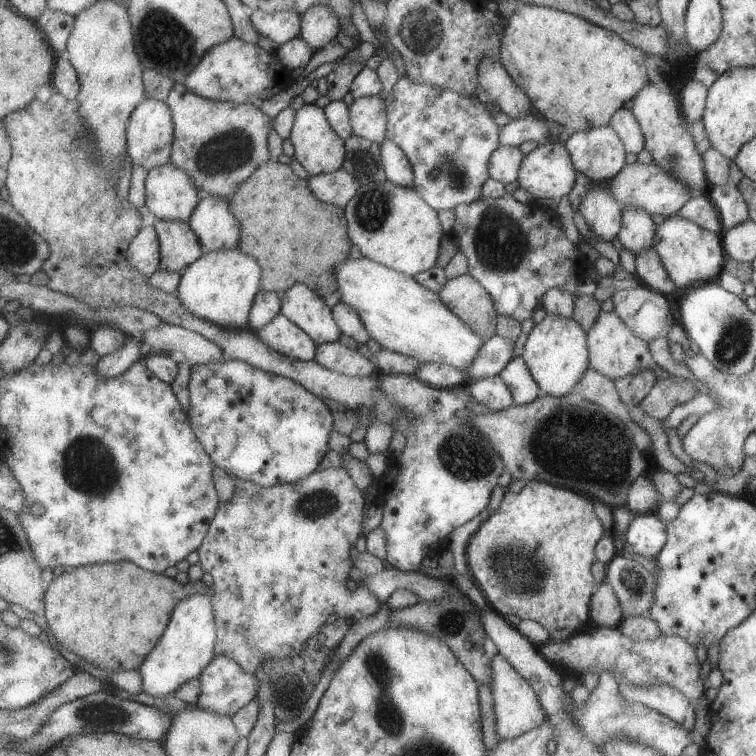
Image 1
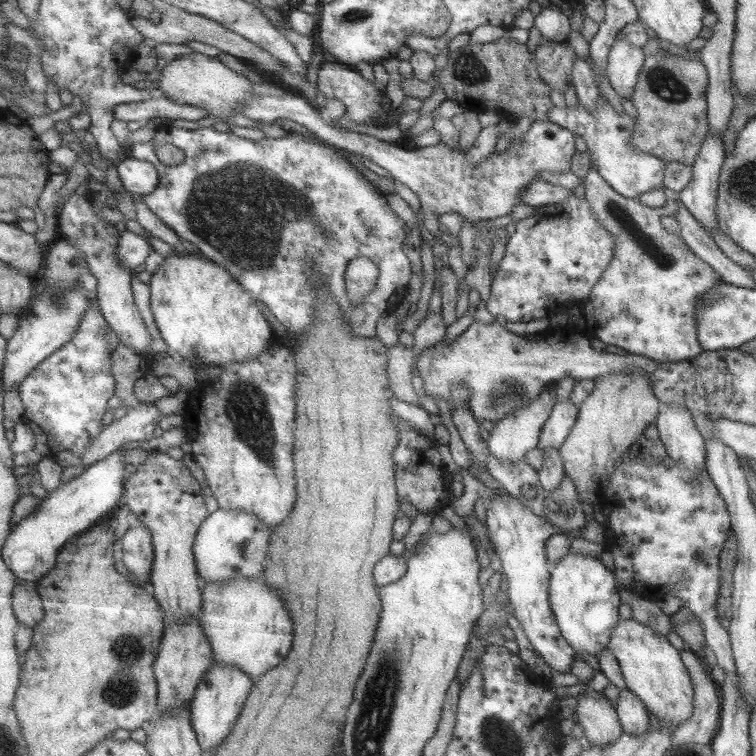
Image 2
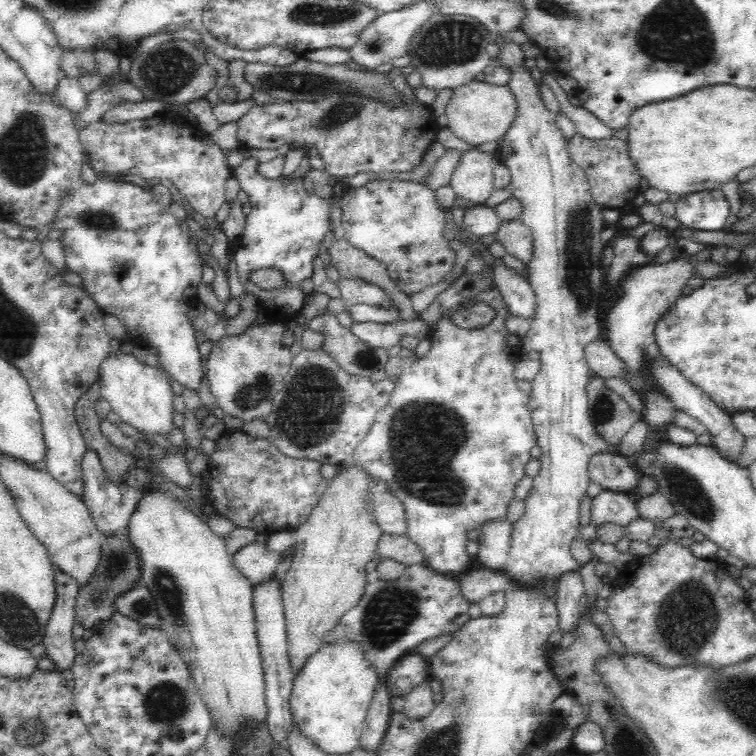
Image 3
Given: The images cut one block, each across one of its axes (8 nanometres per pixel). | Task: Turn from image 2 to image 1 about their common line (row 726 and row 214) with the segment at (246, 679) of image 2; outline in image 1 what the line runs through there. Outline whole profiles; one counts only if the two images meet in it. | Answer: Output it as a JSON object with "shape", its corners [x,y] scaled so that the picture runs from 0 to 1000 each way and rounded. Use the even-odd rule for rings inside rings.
{"shape":[[[267,258],[250,295],[271,335],[317,328],[320,299],[306,280],[302,263]]]}

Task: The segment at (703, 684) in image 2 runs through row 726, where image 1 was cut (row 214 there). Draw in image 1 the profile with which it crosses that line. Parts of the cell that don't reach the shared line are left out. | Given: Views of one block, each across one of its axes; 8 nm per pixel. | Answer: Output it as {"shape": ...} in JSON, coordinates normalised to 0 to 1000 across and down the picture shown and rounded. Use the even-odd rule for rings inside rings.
{"shape":[[[930,258],[922,261],[914,259],[914,262],[909,263],[903,272],[896,276],[894,286],[903,287],[911,294],[917,292],[929,303],[946,308],[948,312],[955,310],[956,302],[950,283],[940,266]]]}

